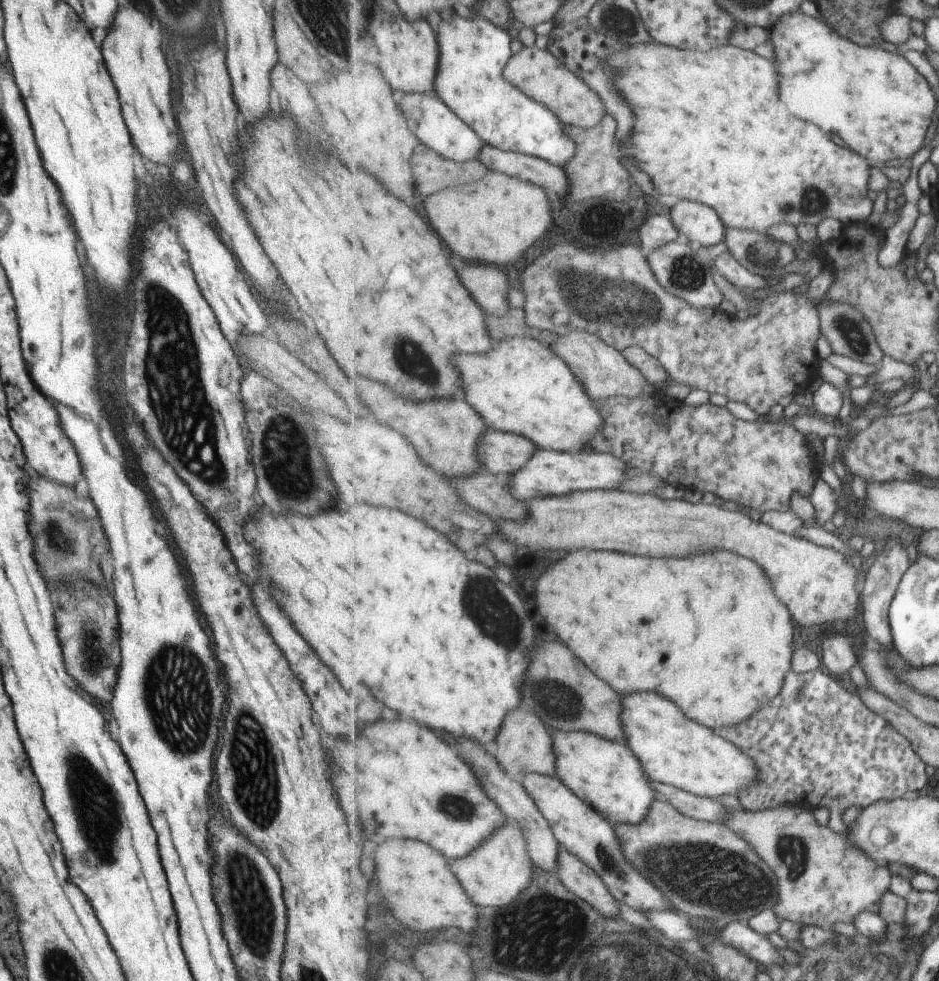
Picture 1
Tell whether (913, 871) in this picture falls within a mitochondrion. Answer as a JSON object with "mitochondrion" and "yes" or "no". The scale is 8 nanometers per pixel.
{"mitochondrion":"no"}

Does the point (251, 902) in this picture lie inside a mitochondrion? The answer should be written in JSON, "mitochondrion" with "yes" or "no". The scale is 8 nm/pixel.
{"mitochondrion":"yes"}

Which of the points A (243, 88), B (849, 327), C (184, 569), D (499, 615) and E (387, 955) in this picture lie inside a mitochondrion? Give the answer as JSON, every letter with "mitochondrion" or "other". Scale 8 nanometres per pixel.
{"A":"other","B":"mitochondrion","C":"other","D":"mitochondrion","E":"other"}

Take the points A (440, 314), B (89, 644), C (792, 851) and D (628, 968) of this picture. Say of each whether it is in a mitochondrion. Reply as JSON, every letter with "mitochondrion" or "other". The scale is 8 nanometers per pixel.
{"A":"other","B":"mitochondrion","C":"mitochondrion","D":"mitochondrion"}

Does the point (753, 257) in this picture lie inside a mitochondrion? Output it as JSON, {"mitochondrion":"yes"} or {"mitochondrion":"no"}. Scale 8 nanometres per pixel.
{"mitochondrion":"no"}

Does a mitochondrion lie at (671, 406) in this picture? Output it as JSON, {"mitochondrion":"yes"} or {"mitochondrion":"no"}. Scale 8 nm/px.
{"mitochondrion":"no"}

